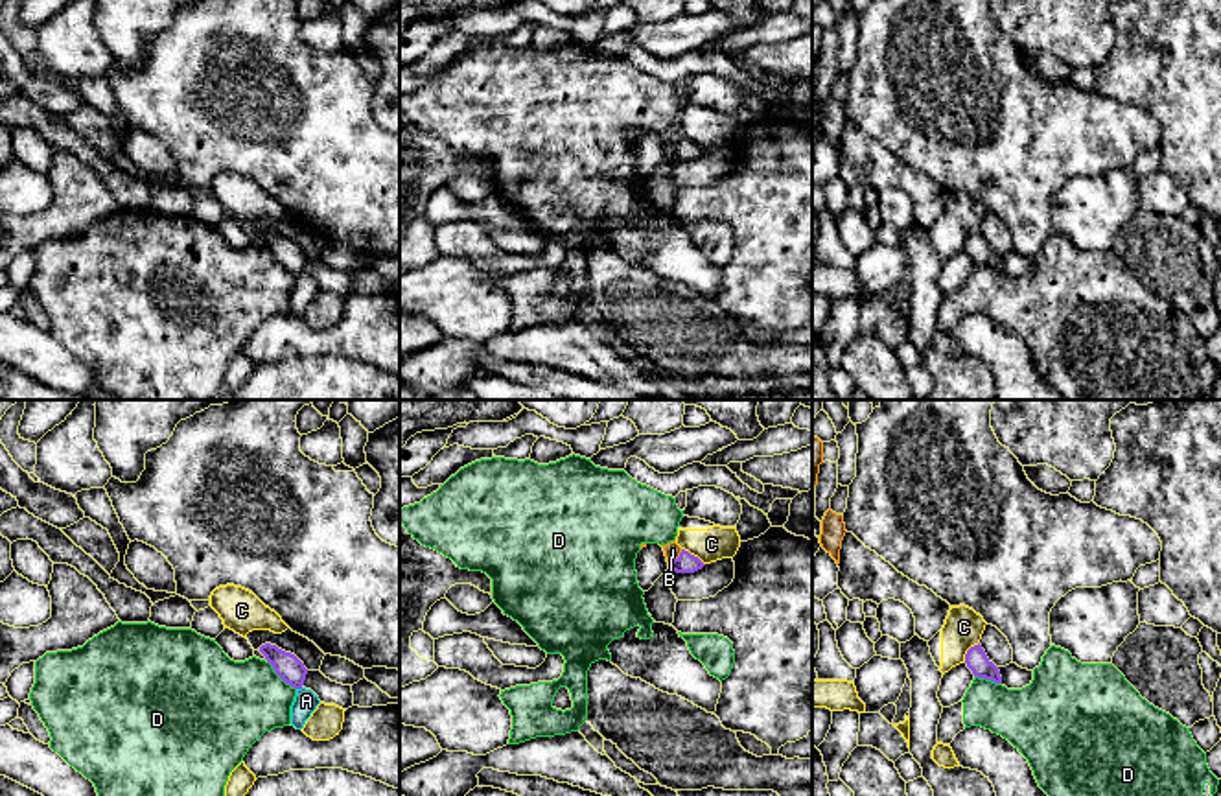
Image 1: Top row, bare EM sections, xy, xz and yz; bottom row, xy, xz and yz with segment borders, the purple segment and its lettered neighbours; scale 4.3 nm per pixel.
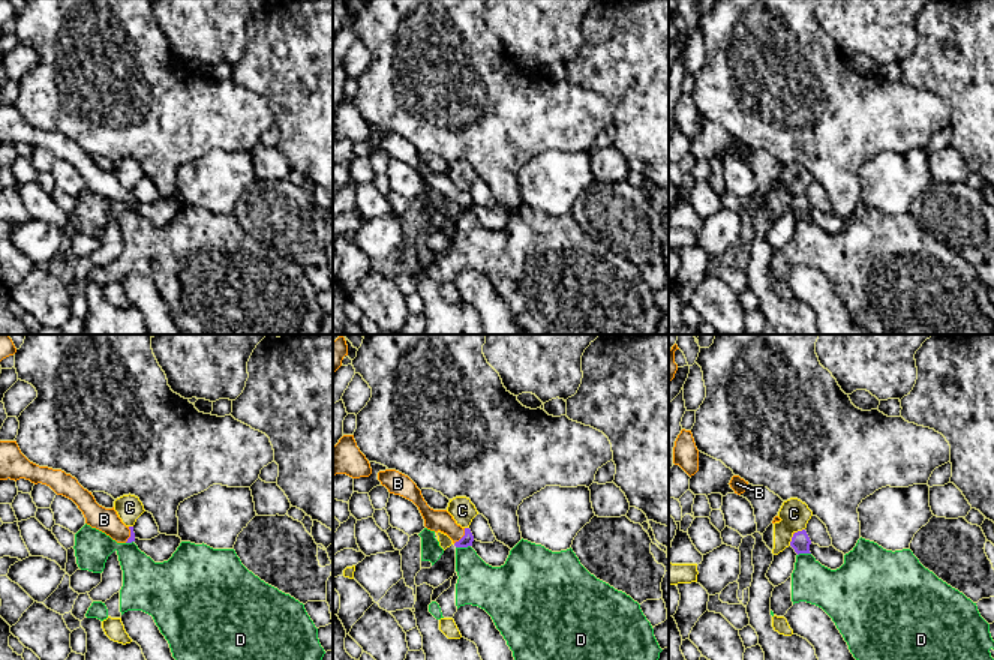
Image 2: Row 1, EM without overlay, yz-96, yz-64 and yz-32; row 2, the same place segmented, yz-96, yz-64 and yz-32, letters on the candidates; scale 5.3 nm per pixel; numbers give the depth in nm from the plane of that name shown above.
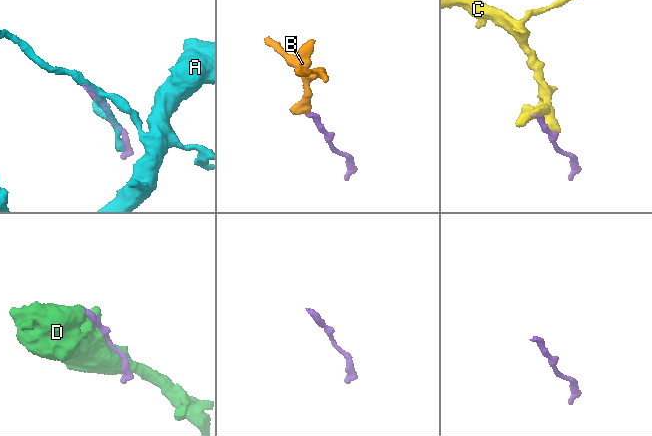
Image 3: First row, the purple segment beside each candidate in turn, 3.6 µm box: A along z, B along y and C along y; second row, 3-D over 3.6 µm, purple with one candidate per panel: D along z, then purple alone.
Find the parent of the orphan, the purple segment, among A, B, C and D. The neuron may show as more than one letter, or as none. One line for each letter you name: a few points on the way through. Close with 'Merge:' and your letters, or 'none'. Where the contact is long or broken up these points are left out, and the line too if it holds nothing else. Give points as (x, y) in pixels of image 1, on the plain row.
B: across xz (686, 150), (678, 144), (673, 137)
Merge: B

